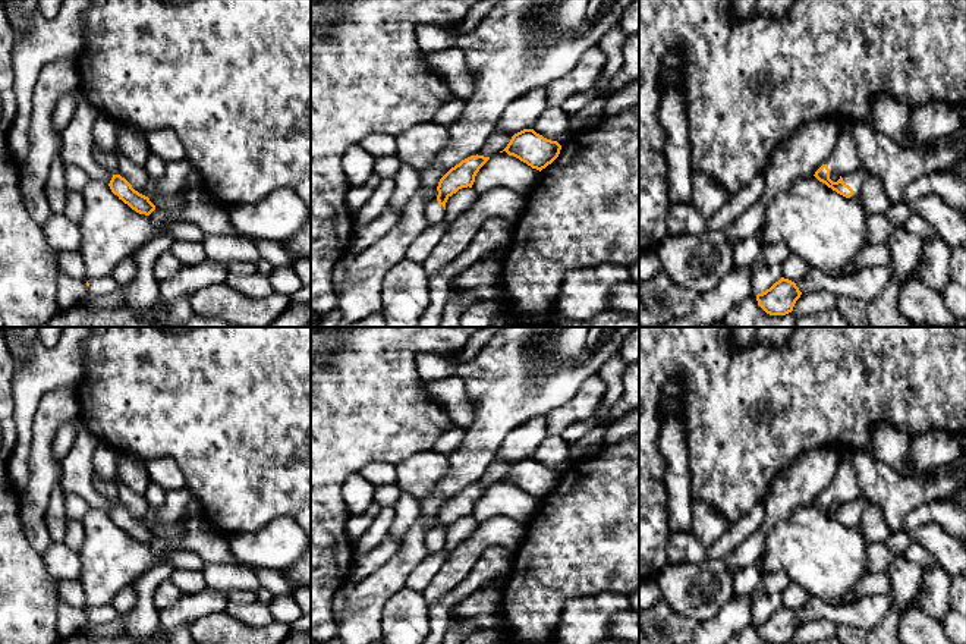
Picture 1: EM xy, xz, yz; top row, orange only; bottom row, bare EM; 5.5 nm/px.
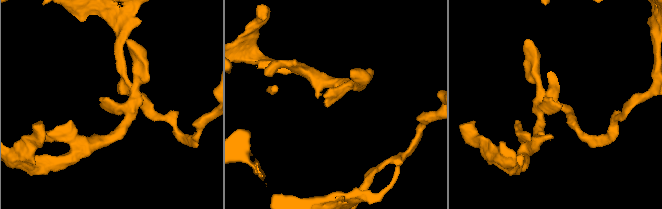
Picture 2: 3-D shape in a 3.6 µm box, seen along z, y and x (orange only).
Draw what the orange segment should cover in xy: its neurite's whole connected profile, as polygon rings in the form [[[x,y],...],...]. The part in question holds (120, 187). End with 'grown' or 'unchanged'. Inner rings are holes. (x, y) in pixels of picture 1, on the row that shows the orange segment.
[[[82,97],[69,125],[62,133],[60,160],[63,166],[78,166],[91,180],[107,183],[114,195],[139,214],[150,216],[155,205],[120,175],[111,175],[94,155],[92,129],[100,111]]]; grown

